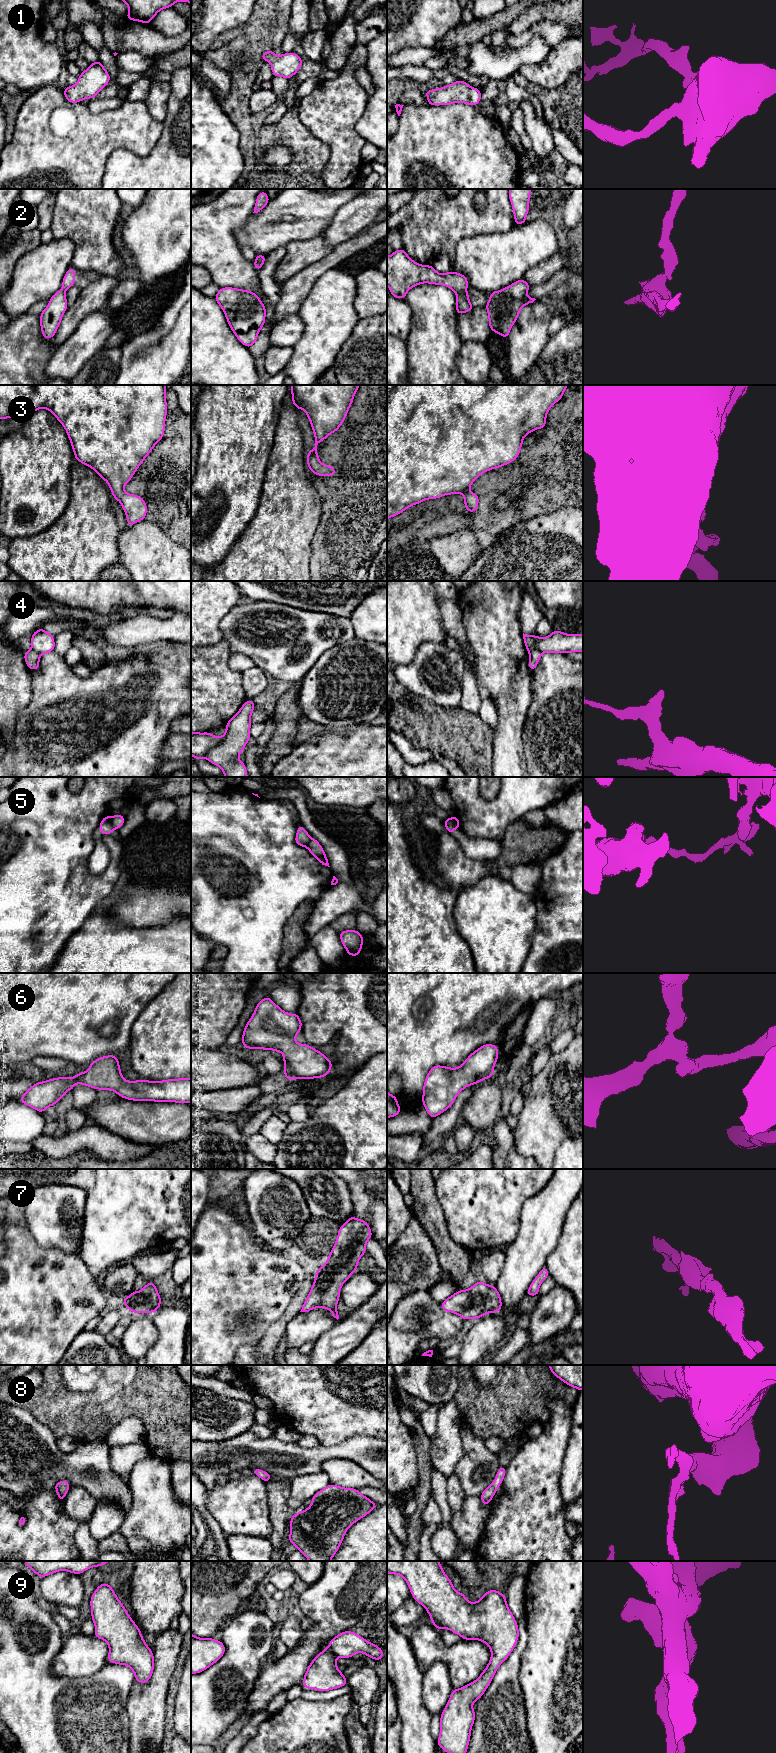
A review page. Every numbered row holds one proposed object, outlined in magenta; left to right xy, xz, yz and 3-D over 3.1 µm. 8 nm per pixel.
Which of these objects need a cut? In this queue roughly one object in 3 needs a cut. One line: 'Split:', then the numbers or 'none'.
Split: 2, 4, 5

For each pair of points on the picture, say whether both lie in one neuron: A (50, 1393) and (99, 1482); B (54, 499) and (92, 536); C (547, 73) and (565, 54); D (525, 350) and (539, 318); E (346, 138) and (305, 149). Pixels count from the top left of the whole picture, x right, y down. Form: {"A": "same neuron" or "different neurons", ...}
{"A": "different neurons", "B": "different neurons", "C": "same neuron", "D": "same neuron", "E": "different neurons"}

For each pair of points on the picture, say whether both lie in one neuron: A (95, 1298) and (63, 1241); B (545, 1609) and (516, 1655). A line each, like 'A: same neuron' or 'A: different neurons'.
A: different neurons
B: different neurons

